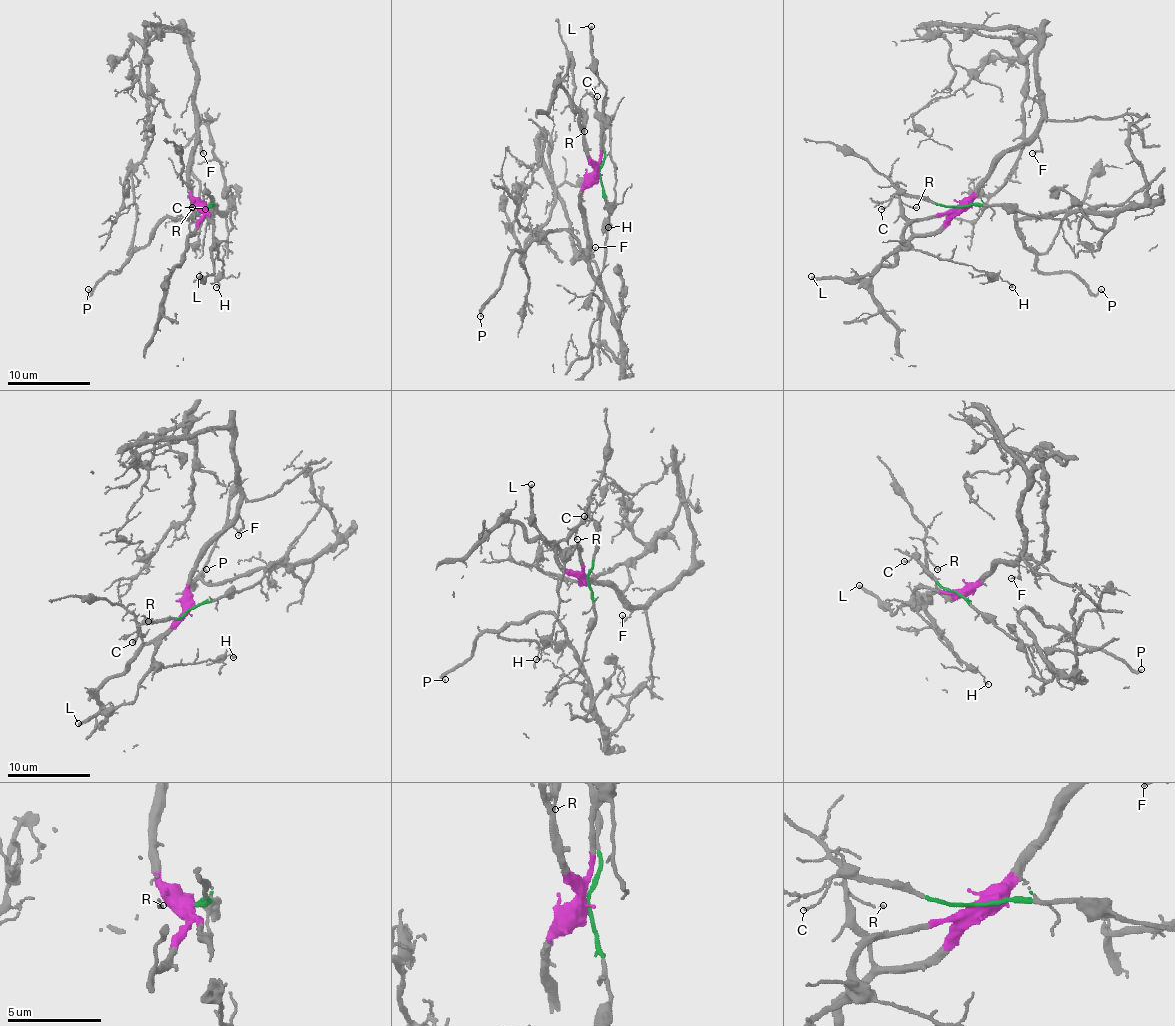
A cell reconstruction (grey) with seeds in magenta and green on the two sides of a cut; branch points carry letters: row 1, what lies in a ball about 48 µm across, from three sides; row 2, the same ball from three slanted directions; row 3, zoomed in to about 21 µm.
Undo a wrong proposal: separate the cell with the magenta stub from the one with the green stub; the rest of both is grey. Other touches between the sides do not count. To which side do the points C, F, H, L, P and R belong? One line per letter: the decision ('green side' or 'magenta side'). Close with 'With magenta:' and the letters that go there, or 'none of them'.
C: green side
F: magenta side
H: magenta side
L: magenta side
P: green side
R: magenta side
With magenta: F, H, L, R

